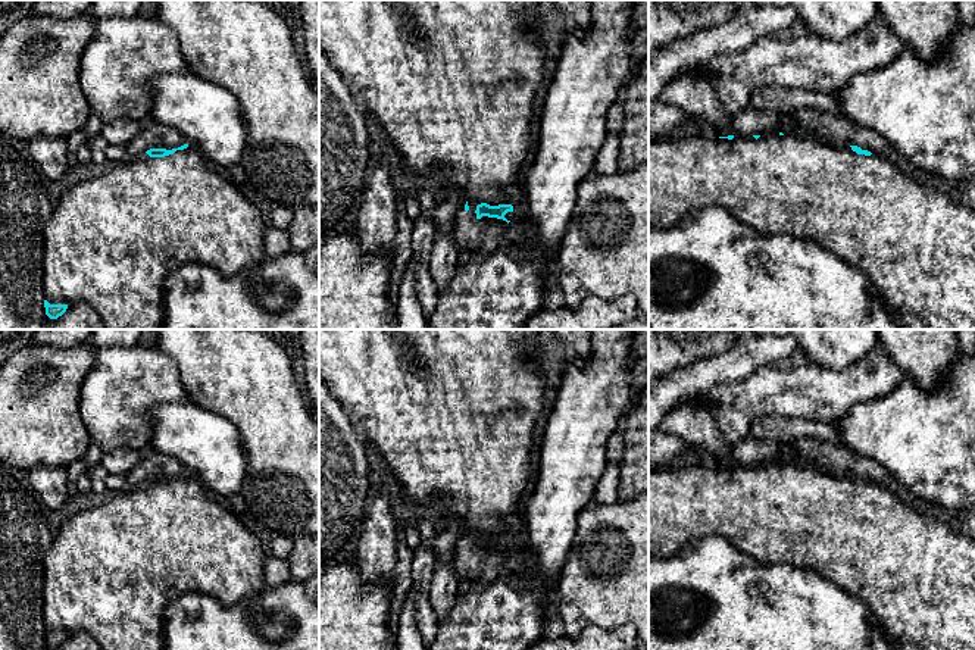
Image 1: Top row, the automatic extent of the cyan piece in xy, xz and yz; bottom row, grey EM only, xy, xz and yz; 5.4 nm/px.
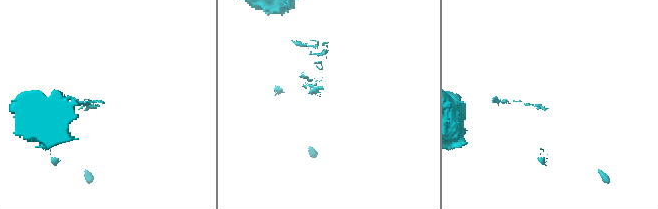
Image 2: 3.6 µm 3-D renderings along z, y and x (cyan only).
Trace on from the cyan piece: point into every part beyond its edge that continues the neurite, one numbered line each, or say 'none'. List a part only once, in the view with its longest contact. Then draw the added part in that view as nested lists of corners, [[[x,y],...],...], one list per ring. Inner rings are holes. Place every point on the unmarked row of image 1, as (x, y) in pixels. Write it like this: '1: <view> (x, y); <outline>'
1: xz (452, 412); [[[319,329],[319,378],[349,413],[363,443],[372,444],[390,466],[400,482],[399,500],[404,509],[426,512],[432,503],[437,503],[441,518],[446,518],[450,524],[460,521],[466,526],[468,541],[475,541],[481,532],[490,535],[512,534],[513,540],[507,541],[504,547],[531,554],[518,503],[529,484],[534,431],[546,403],[546,381],[537,363],[540,351],[541,329]]]

